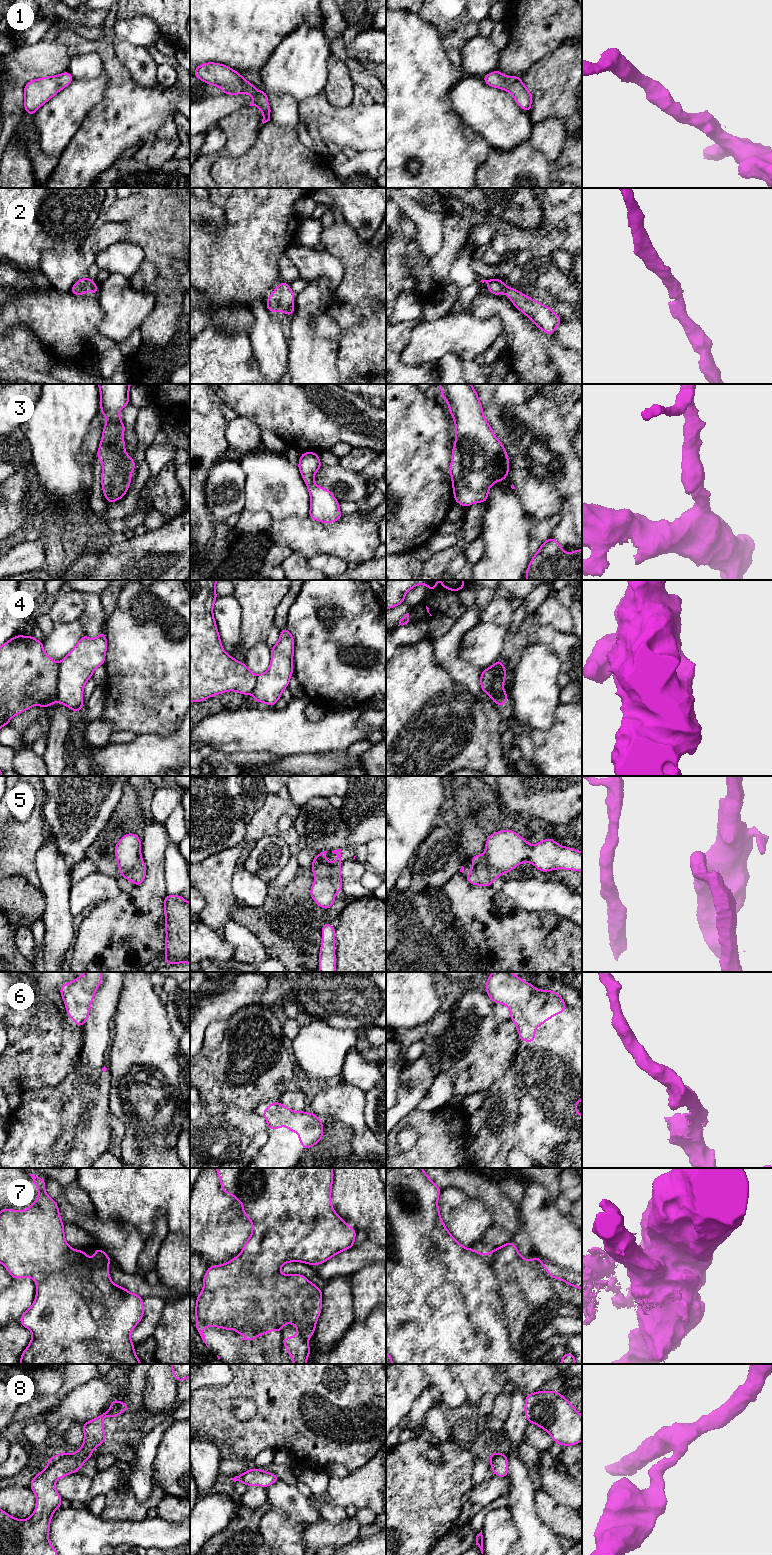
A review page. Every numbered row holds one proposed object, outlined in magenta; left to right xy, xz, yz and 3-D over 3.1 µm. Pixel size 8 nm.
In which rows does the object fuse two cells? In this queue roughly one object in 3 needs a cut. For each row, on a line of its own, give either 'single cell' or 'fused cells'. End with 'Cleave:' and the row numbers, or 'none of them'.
1: single cell
2: single cell
3: single cell
4: fused cells
5: fused cells
6: single cell
7: fused cells
8: single cell
Cleave: 4, 5, 7

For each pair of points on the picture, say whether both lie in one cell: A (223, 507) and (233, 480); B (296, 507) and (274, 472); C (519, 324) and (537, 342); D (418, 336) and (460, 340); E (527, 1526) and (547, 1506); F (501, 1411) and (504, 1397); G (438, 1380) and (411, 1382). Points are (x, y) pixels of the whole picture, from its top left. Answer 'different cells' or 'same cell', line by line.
A: same cell
B: same cell
C: same cell
D: same cell
E: different cells
F: same cell
G: different cells

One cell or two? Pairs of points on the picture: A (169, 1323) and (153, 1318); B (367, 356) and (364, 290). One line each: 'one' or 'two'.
A: two
B: one

